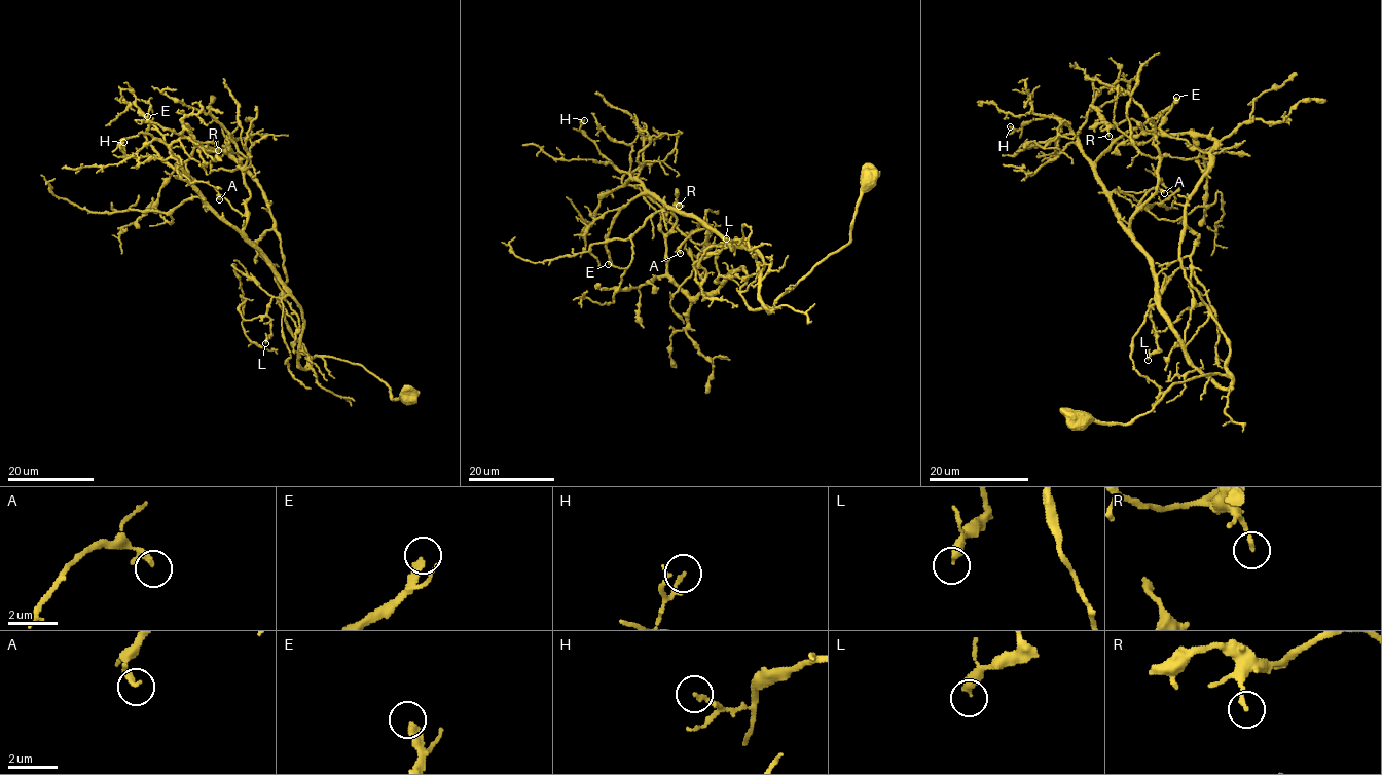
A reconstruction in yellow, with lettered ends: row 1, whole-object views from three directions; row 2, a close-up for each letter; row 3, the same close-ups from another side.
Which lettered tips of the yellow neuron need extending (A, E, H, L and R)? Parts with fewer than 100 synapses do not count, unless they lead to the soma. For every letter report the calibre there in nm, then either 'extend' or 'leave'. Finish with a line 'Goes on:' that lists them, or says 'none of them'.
A: calibre 180 nm; leave
E: calibre 320 nm; extend
H: calibre 150 nm; leave
L: calibre 360 nm; leave
R: calibre 170 nm; leave
Goes on: E

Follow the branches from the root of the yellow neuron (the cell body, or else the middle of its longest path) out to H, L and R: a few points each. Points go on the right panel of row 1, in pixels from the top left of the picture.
H: (1076, 420), (1130, 423), (1173, 383), (1231, 379), (1191, 362), (1068, 125), (1010, 126)
L: (1076, 420), (1130, 423), (1173, 383), (1217, 373), (1231, 383), (1191, 362), (1156, 303), (1148, 360)
R: (1076, 420), (1130, 423), (1173, 383), (1228, 376), (1229, 343), (1180, 258), (1215, 143), (1132, 119), (1108, 136)

